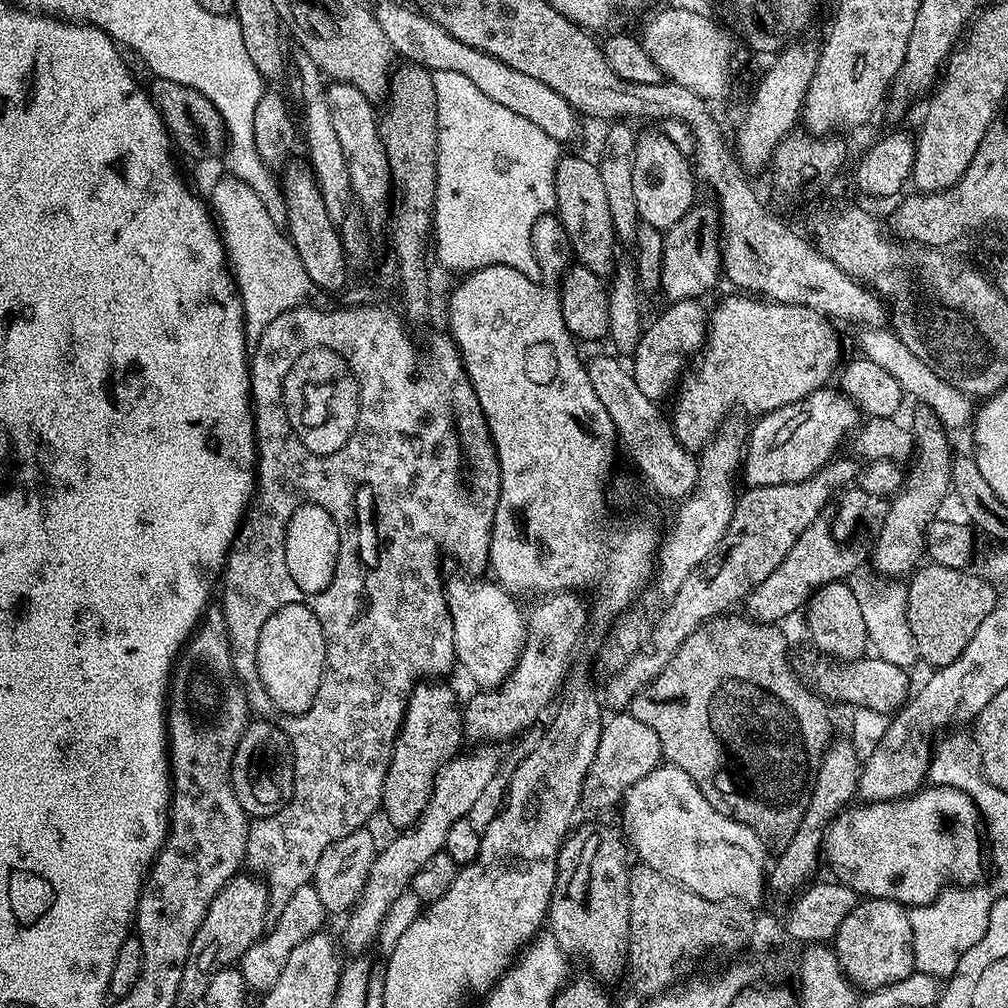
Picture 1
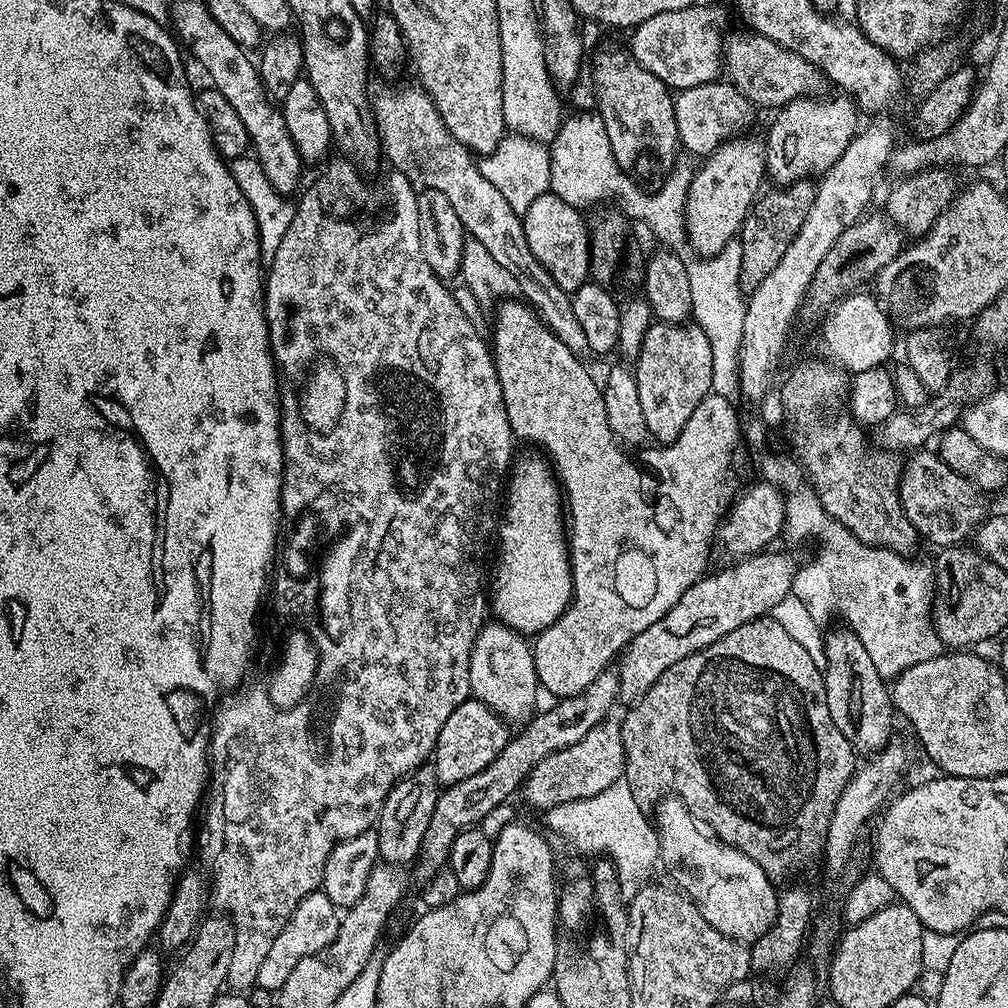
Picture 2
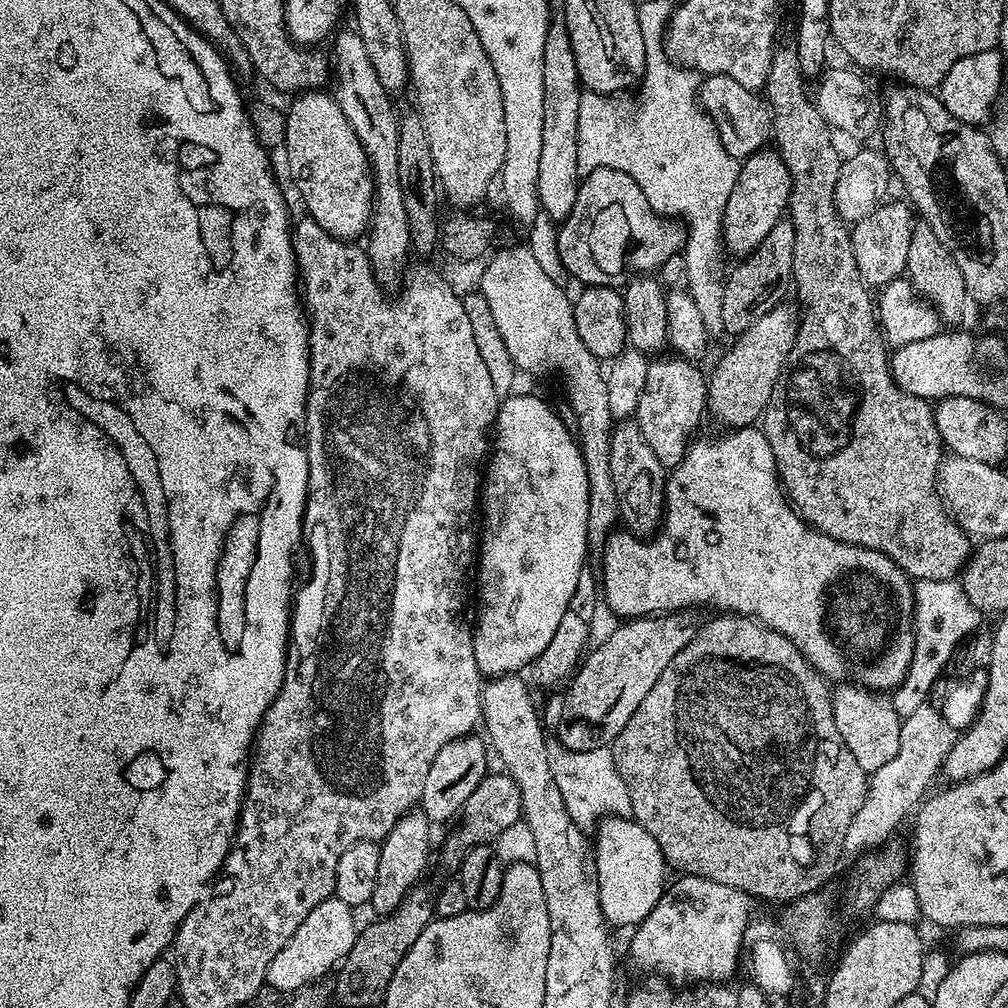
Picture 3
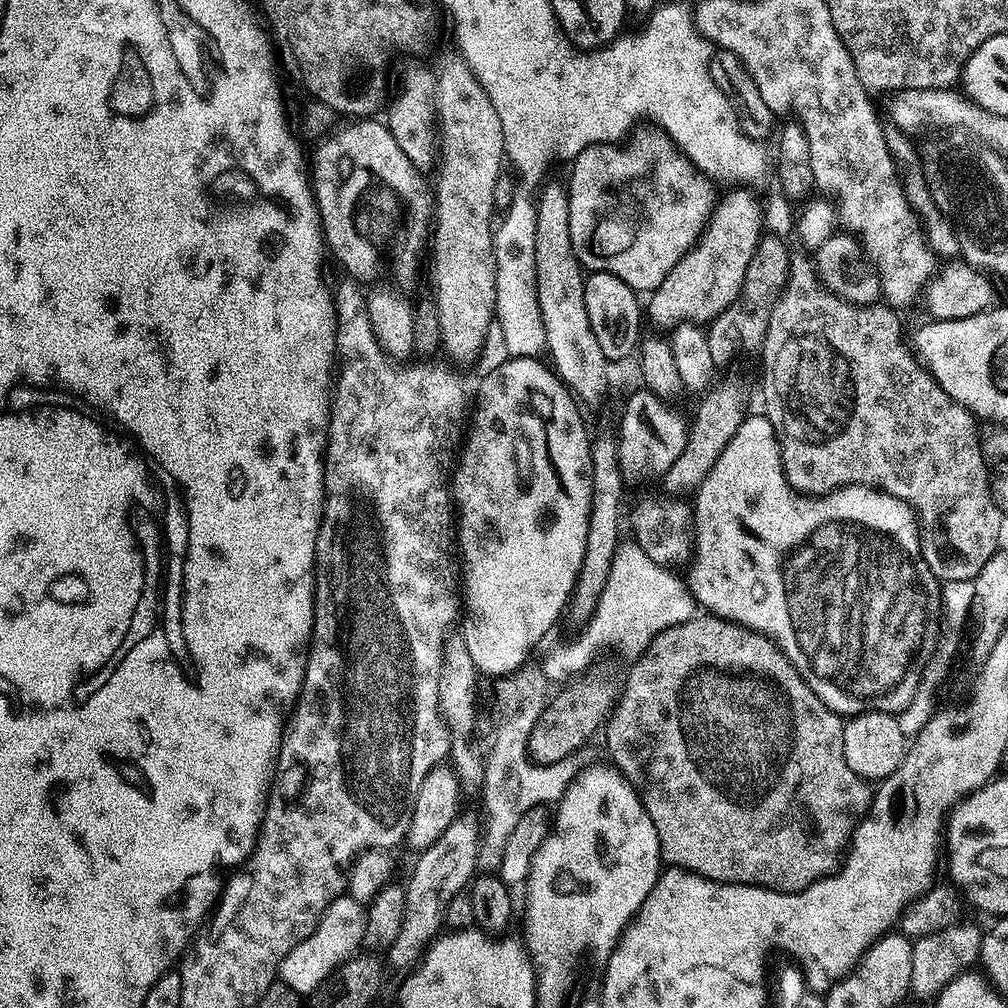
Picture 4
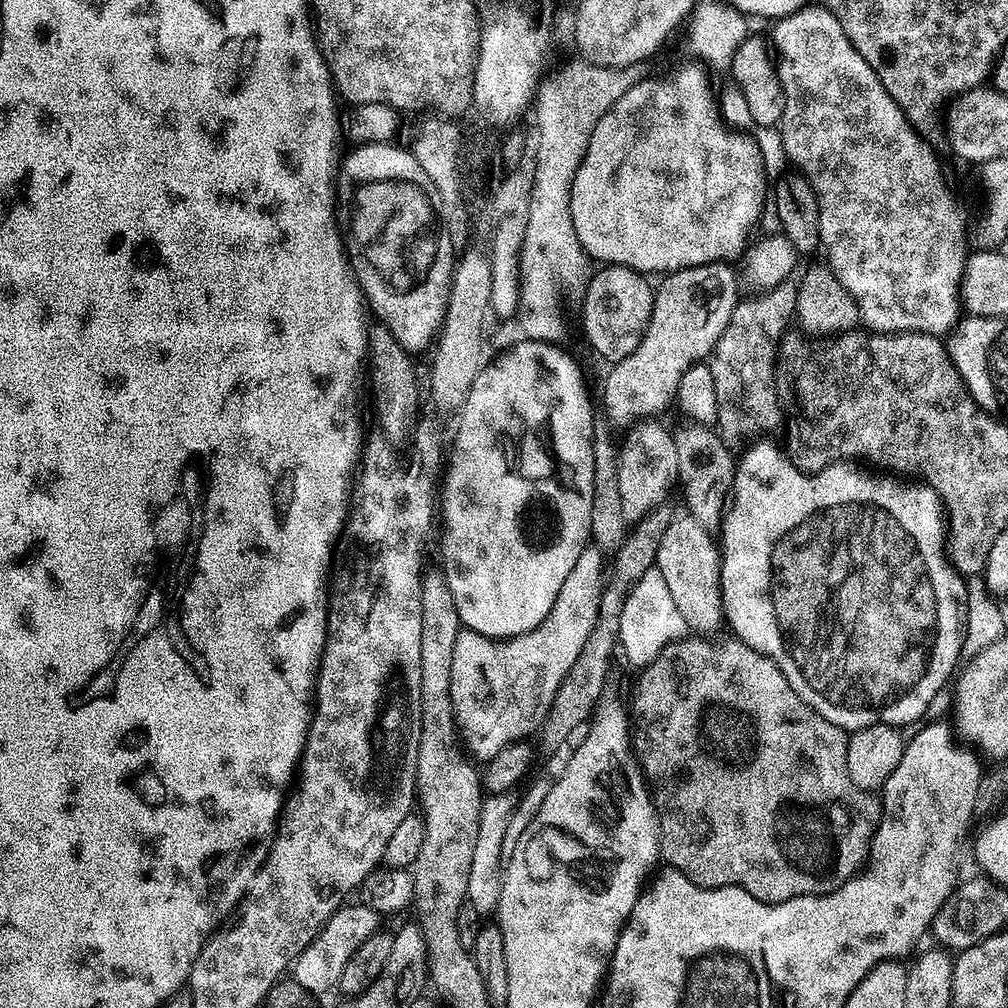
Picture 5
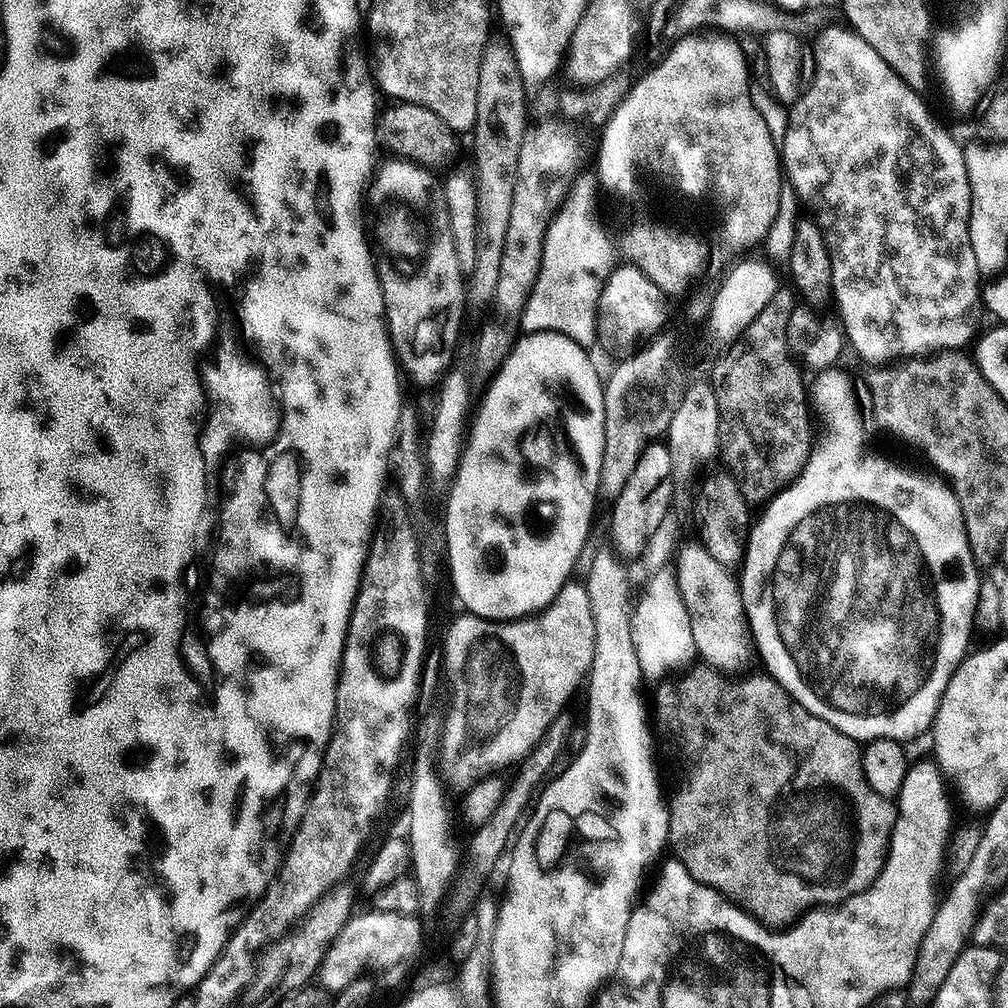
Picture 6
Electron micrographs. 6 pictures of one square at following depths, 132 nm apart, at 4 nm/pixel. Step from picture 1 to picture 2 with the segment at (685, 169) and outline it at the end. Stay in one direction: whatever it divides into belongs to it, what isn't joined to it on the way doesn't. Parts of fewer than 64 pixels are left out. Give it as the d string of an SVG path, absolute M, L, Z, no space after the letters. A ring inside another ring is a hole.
M631 51L600 52L591 57L592 80L596 83L595 111L606 126L610 150L618 166L633 178L660 176L673 167L676 148L681 147L674 118L674 96L662 78L654 78L632 57Z

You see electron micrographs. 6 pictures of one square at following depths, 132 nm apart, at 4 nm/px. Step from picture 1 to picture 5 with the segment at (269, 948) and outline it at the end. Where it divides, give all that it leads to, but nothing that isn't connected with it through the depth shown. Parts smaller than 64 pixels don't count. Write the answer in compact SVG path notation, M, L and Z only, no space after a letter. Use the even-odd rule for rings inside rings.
M363 902L345 903L339 910L331 913L328 921L322 926L320 933L314 937L302 950L294 961L294 979L296 979L307 992L319 994L335 989L342 978L342 970L346 962L350 962L350 954L370 938L382 923L381 917L374 910L370 910Z

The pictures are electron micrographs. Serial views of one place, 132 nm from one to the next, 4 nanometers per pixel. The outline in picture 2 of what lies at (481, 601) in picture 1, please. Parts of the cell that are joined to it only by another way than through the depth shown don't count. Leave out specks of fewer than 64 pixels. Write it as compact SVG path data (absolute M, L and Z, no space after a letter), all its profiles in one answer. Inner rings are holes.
M488 622L477 632L476 641L472 646L472 653L470 654L471 695L486 706L490 706L490 710L497 712L501 720L512 726L527 724L536 712L534 694L536 693L538 681L529 641L526 642L524 640L527 639L513 628L506 628L499 622Z

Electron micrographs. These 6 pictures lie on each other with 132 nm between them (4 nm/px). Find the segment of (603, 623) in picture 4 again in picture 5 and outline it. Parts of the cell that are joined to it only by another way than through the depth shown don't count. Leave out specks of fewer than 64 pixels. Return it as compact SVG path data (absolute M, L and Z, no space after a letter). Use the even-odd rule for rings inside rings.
M652 567L632 587L626 602L622 606L622 622L620 623L620 643L622 656L633 664L636 670L649 664L671 641L679 640L685 635L686 625L683 614L678 610L678 602L674 602L670 589L666 586L660 571Z

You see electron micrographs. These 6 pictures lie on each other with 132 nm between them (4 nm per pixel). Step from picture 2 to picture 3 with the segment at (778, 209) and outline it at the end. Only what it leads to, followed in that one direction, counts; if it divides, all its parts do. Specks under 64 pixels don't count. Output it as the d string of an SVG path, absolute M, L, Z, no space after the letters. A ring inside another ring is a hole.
M782 218L762 238L762 242L754 251L739 261L736 269L727 273L722 294L722 314L720 323L723 329L731 334L745 332L758 318L762 318L771 308L781 303L780 287L789 283L792 272L792 243L794 242L794 226Z

